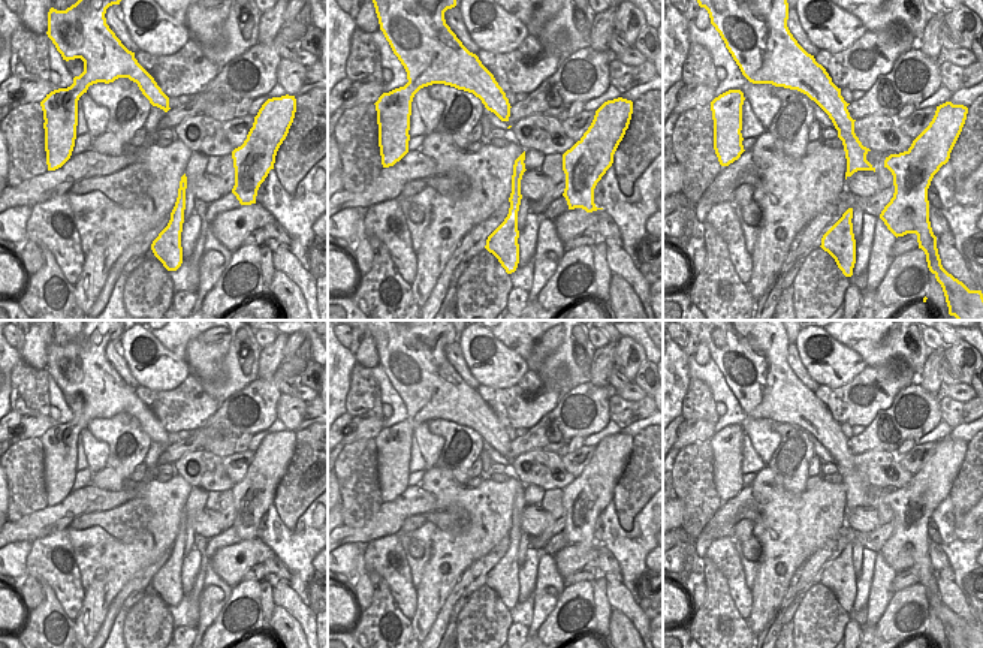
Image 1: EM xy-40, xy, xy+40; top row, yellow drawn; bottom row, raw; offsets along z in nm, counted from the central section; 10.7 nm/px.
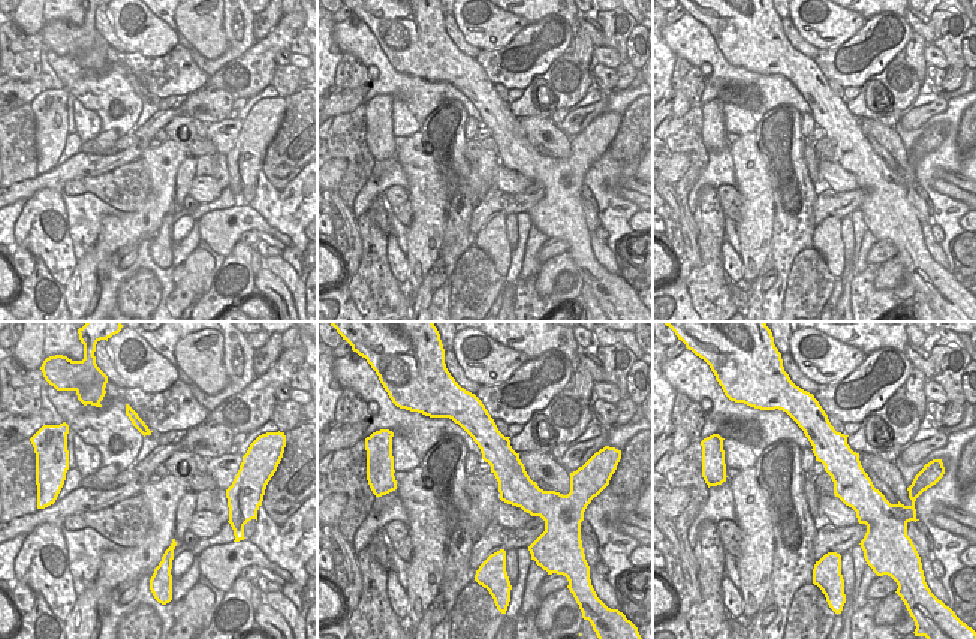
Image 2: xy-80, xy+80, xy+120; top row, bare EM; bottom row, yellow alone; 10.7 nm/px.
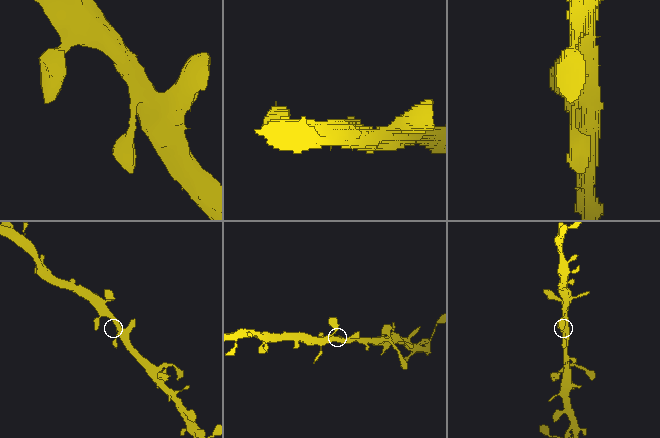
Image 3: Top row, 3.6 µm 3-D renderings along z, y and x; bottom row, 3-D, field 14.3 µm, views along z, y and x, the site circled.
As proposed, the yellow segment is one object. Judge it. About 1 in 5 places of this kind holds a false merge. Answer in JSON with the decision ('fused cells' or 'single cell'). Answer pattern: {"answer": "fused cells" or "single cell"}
{"answer": "single cell"}

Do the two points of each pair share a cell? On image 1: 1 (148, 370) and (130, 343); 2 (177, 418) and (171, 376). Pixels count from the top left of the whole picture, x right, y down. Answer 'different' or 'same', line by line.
1: same
2: different

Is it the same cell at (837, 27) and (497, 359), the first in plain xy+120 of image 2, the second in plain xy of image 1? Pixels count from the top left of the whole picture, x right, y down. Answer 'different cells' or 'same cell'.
same cell

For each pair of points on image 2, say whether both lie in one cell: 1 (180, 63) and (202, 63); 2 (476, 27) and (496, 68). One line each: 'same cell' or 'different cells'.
1: different cells
2: different cells

